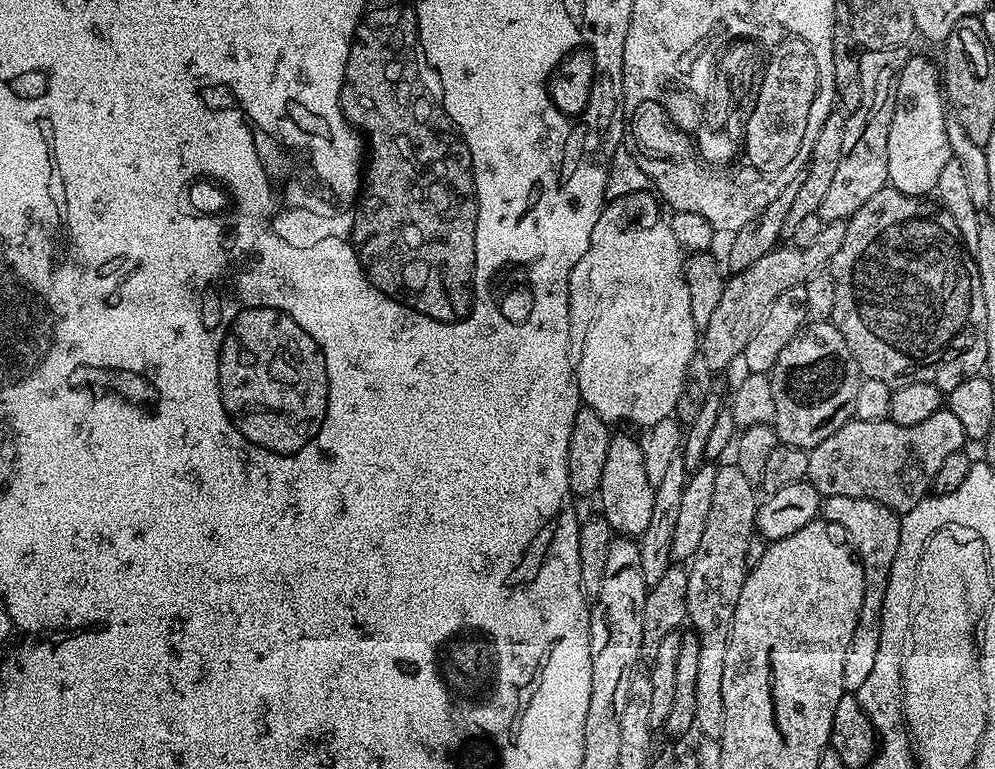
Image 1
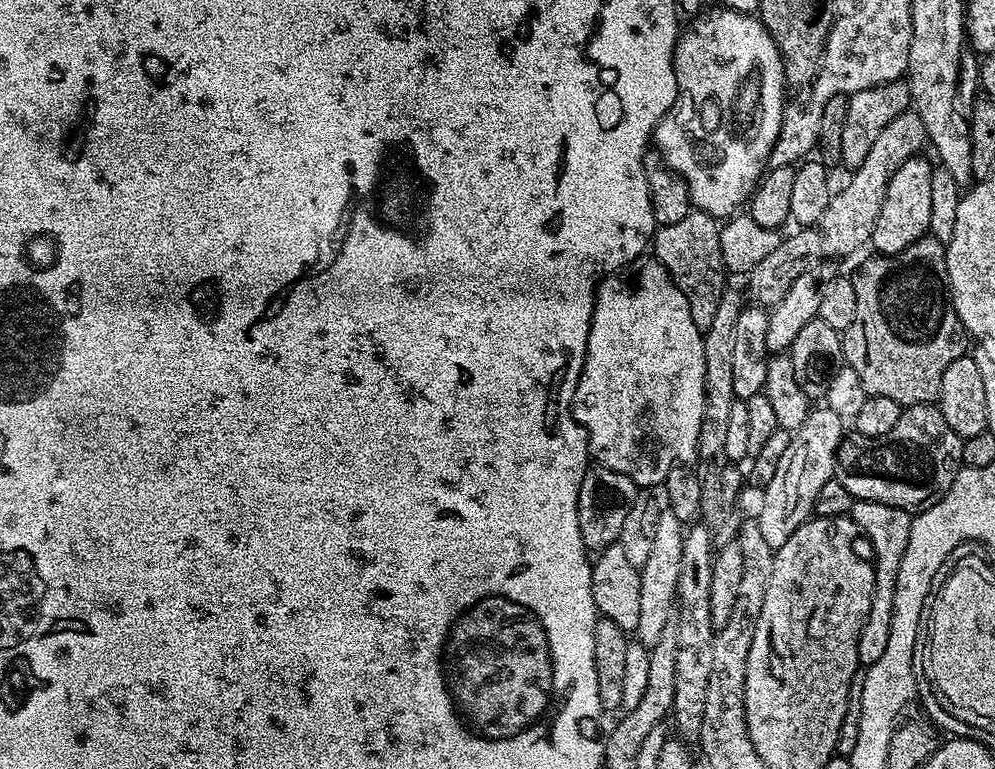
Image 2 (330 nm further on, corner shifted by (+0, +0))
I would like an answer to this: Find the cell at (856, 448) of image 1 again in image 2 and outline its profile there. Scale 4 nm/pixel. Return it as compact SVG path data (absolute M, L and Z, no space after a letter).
M935 403L914 404L901 411L894 430L882 438L845 435L836 448L834 479L857 500L886 502L913 514L925 512L950 490L962 467L963 445Z

